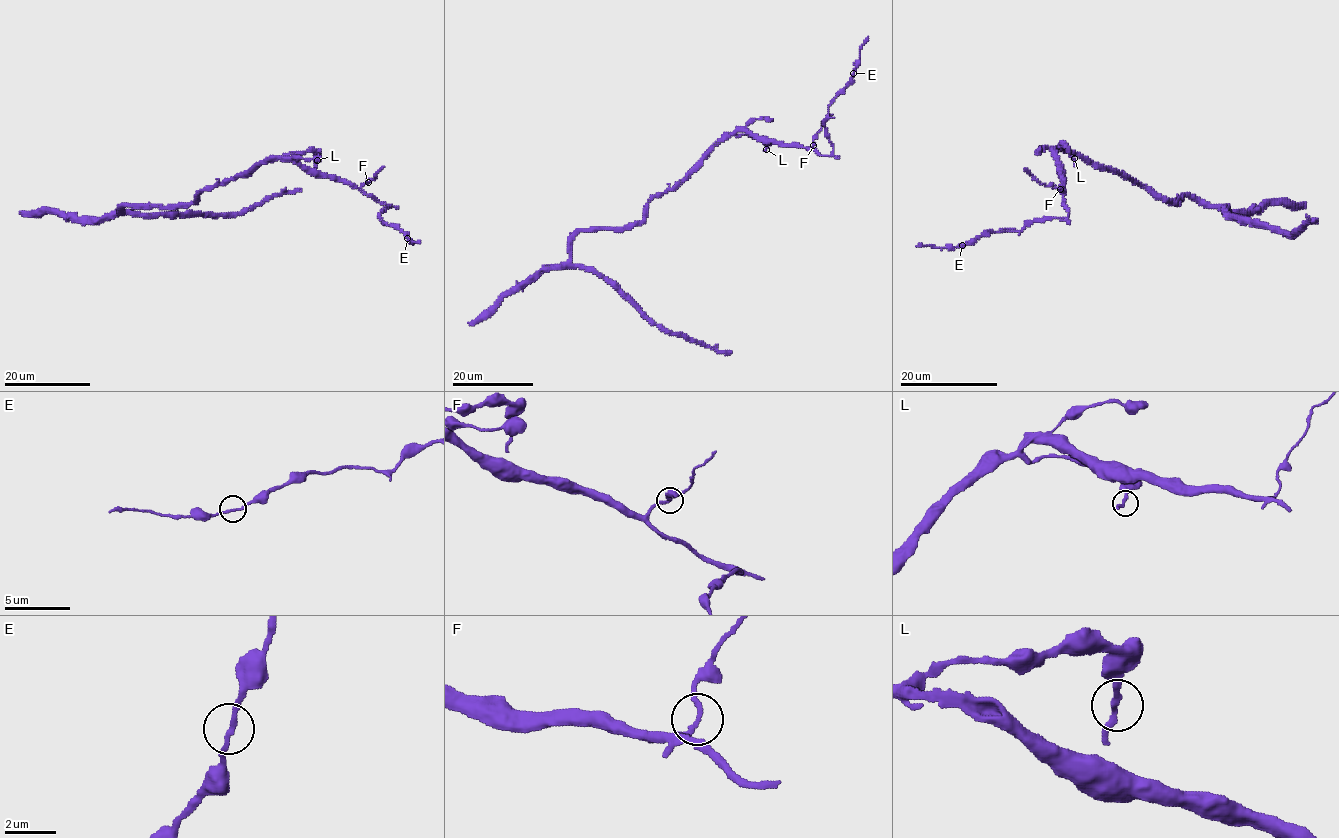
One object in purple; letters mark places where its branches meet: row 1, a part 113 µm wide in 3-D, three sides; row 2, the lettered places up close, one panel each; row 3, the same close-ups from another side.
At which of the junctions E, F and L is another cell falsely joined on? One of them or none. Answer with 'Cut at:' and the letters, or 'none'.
Cut at: none

